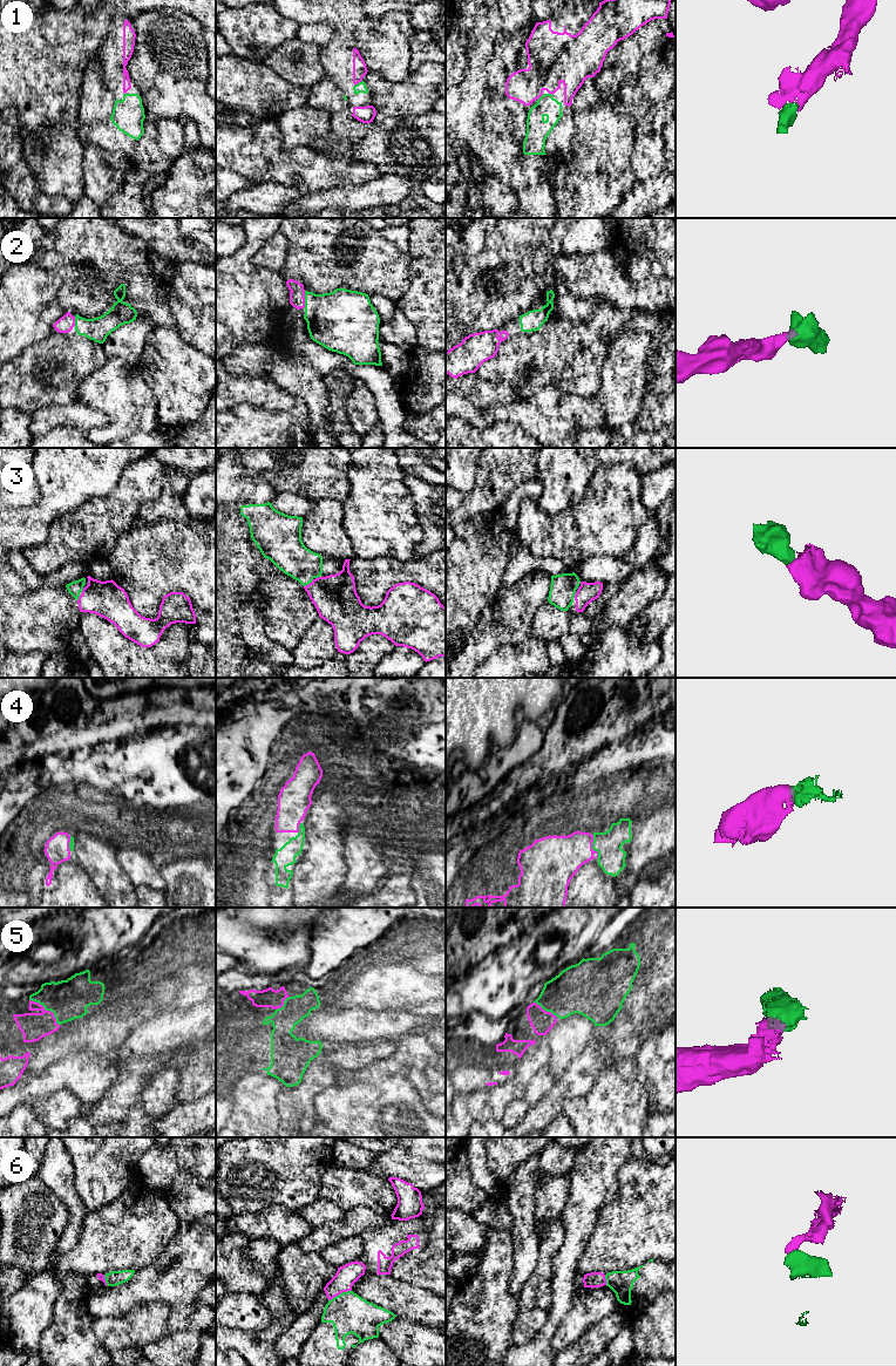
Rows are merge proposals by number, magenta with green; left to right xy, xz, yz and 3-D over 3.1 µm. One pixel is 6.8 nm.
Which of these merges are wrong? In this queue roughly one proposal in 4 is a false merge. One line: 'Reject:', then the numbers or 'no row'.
Reject: 6

